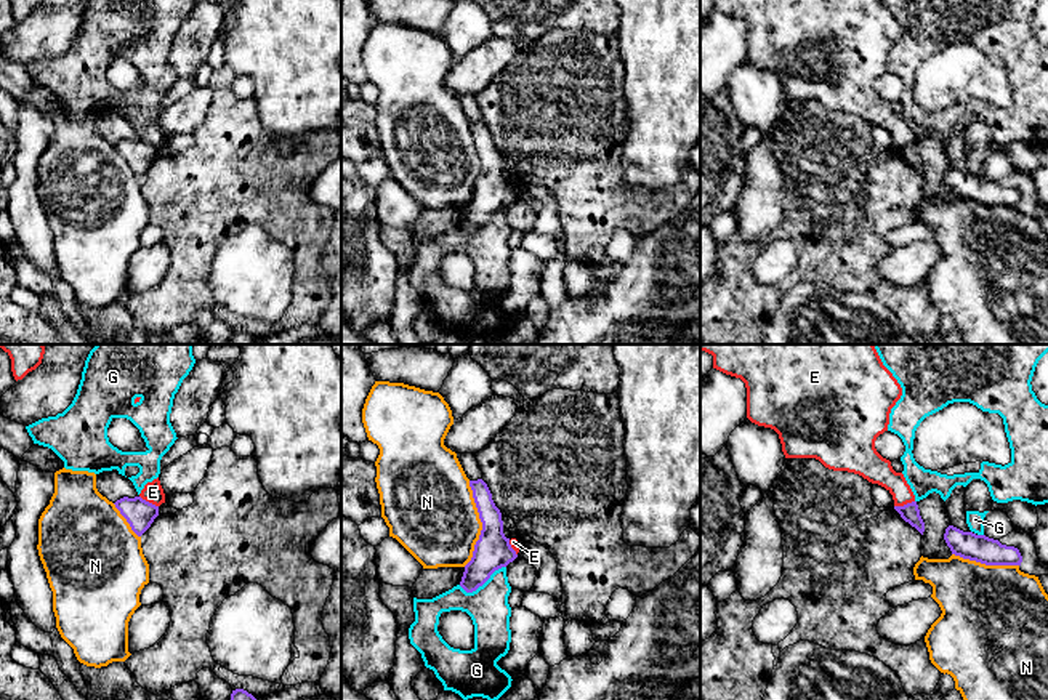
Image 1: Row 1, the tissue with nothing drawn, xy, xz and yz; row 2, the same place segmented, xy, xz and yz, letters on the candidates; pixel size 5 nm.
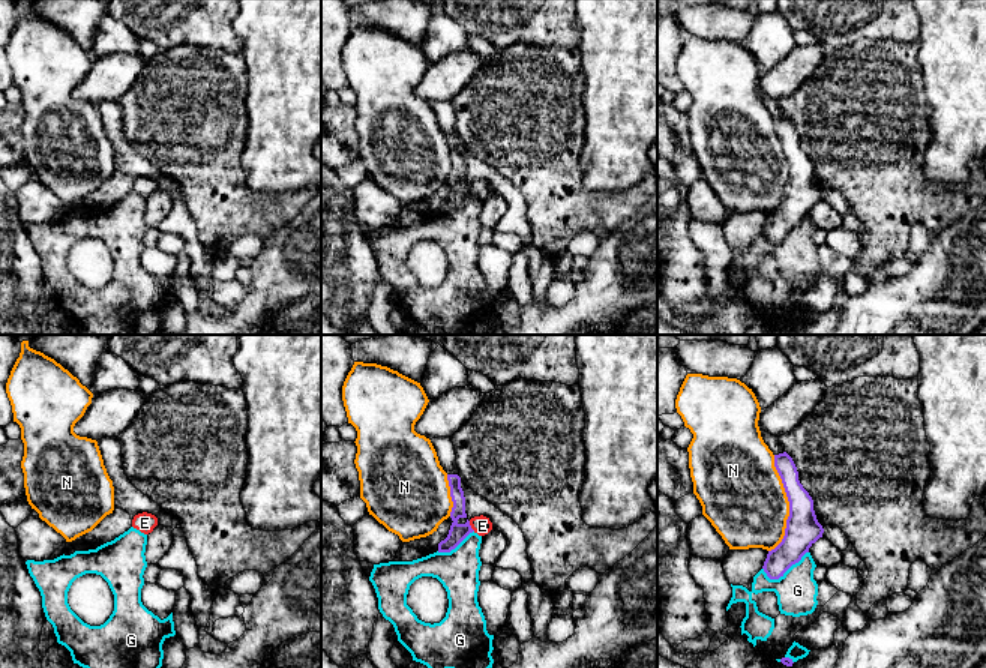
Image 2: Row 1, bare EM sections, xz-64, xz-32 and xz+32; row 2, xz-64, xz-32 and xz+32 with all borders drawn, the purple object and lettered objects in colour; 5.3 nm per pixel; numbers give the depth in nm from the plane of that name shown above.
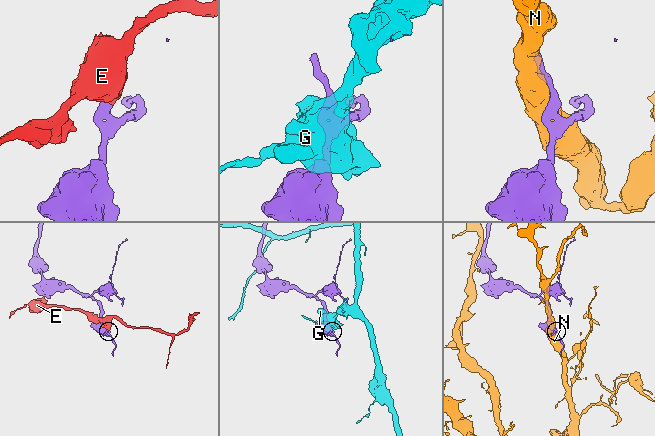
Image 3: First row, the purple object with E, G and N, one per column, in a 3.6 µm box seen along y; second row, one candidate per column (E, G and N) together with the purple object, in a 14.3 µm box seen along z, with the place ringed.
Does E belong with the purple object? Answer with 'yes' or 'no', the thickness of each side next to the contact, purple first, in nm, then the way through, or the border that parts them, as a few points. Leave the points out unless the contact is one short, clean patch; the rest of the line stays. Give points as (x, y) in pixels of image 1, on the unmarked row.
no | 90/140 nm | along yz (914, 141), (894, 148)

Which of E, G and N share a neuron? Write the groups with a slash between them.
E / G / N

